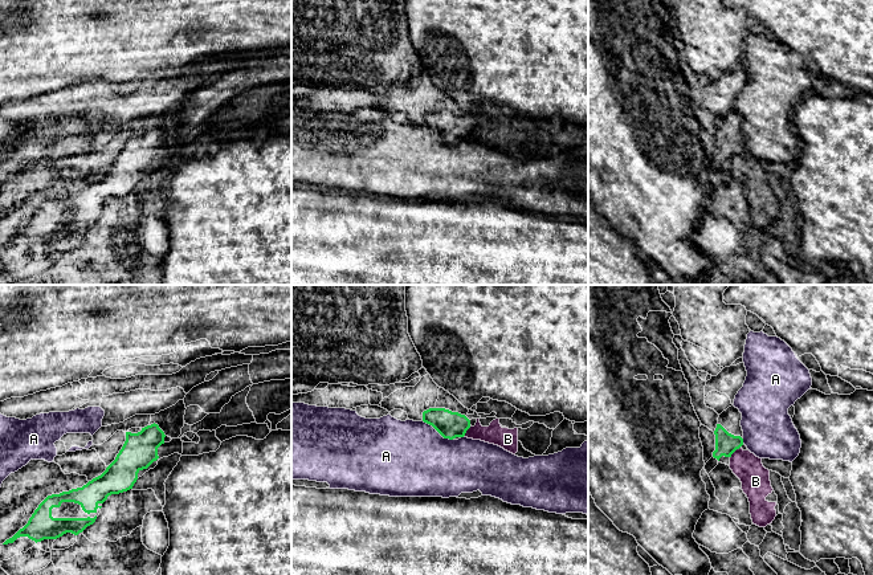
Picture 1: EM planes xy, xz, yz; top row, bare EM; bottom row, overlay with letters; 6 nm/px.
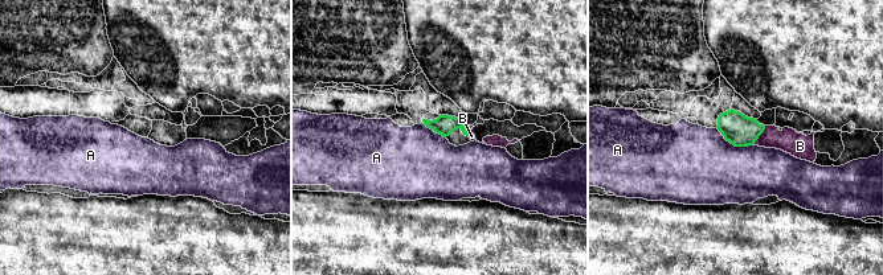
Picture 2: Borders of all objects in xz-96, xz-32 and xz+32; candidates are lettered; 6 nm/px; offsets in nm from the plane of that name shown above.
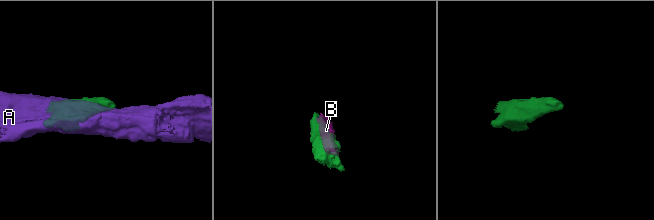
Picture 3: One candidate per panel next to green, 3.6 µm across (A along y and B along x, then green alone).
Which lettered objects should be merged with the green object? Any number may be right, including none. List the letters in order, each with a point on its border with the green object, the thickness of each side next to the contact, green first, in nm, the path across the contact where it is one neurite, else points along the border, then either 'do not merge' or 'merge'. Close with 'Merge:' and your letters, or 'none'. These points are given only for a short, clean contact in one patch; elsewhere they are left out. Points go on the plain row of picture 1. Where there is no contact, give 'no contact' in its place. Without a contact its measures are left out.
A: meets green in xz at (437, 134); 160 nm thick on the green side, 460 nm on the other; do not merge
B: meets green in yz at (734, 154); 140 nm thick on the green side, 180 nm on the other; do not merge
Merge: none

